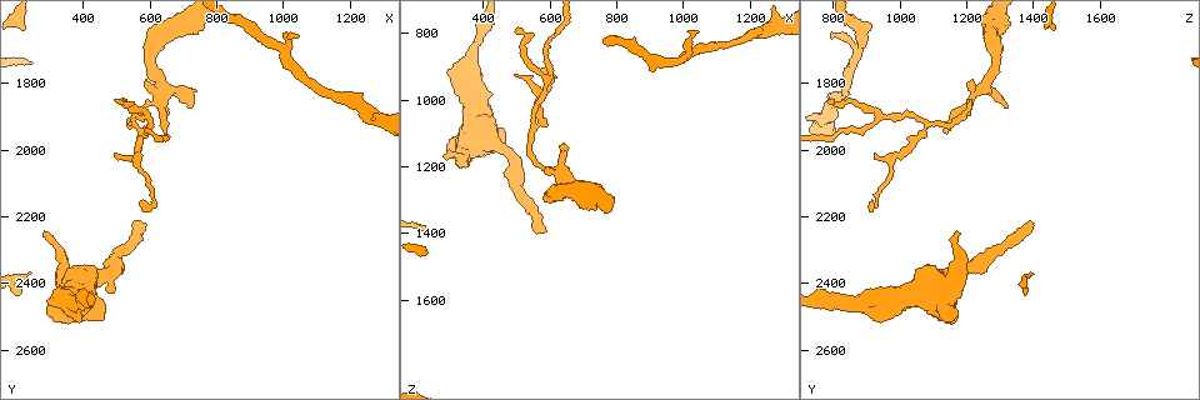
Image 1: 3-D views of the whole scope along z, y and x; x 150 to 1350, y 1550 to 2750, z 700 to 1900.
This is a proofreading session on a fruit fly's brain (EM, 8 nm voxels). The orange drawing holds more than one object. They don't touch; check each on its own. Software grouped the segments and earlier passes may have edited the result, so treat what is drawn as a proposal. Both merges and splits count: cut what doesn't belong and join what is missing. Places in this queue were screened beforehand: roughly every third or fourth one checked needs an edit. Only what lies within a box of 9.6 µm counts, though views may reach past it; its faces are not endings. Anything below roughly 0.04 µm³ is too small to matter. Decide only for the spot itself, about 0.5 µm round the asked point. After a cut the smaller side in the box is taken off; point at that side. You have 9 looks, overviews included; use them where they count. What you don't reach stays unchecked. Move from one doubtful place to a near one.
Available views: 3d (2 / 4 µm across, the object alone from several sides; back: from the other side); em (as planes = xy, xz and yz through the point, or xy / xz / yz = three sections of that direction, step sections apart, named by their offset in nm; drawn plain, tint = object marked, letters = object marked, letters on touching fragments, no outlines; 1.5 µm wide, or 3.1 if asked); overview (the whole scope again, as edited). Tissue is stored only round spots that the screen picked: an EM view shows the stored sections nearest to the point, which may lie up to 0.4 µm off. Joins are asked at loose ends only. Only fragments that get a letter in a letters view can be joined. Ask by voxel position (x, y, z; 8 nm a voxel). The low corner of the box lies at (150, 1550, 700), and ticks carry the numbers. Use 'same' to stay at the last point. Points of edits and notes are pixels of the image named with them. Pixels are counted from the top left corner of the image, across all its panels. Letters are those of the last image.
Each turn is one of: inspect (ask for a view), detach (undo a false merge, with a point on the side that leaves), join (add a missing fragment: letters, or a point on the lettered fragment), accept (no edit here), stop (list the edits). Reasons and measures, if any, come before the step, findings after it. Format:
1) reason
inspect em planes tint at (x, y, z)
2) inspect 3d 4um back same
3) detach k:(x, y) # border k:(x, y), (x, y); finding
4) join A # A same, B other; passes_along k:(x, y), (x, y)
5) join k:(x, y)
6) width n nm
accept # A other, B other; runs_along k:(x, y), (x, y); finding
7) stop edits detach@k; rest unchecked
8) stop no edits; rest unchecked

tapers out
inspect em planes letters at (500, 2000, 930)

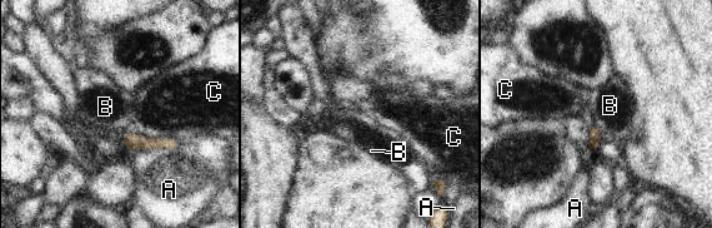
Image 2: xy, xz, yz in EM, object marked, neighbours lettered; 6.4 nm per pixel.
accept # A other, B other, C other; border 2:(130, 130), (120, 134), (125, 148); none of them fits

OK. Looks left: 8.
an open end
inspect em planes letters at (590, 2220, 1390)

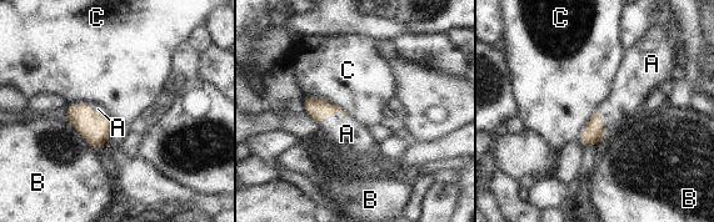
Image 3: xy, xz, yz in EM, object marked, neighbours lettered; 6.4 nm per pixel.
join A # A same, B other, C other; passes_along 3:(315, 107), (330, 114), (346, 134); it goes on there

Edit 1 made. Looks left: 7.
an open end
inspect 3d 4um at (580, 1800, 1220)

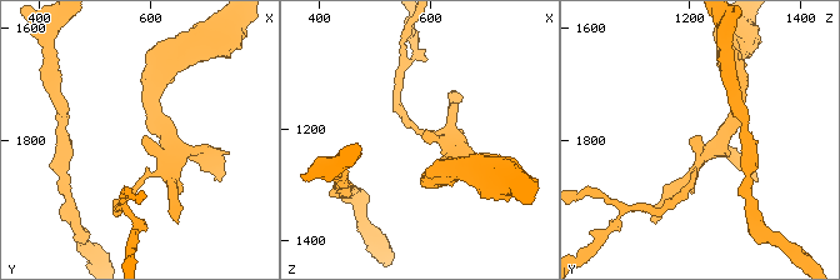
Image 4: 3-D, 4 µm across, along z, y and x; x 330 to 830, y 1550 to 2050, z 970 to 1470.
inspect em planes letters at (590, 1795, 1215)

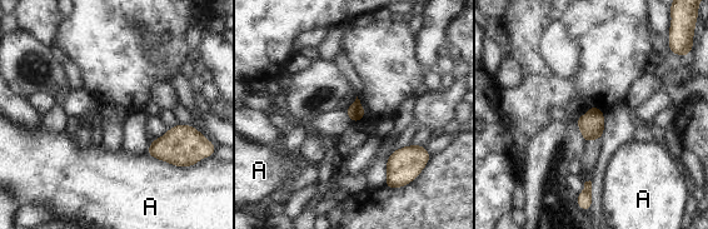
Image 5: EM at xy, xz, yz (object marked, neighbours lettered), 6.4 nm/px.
longest_contact A 240 nm
accept # A other; border 5:(146, 152), (158, 159), (179, 167); none of them fits

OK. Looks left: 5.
thin end
inspect 3d 2um at (1050, 1660, 800)

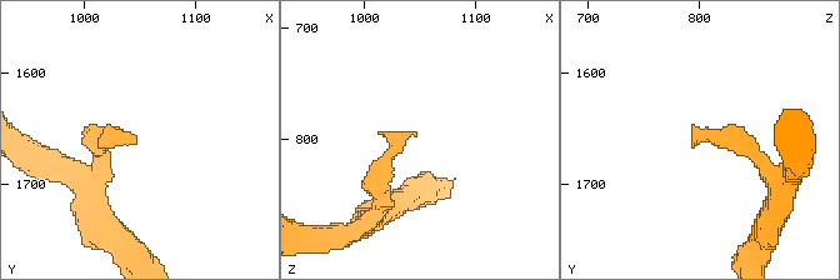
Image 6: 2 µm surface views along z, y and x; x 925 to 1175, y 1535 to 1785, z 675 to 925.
inspect em planes tint at (1048, 1662, 794)

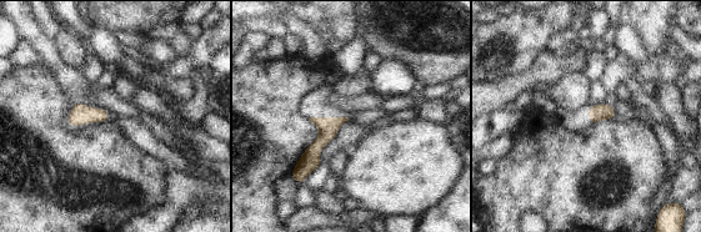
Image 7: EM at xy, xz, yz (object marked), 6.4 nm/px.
inspect em planes letters same

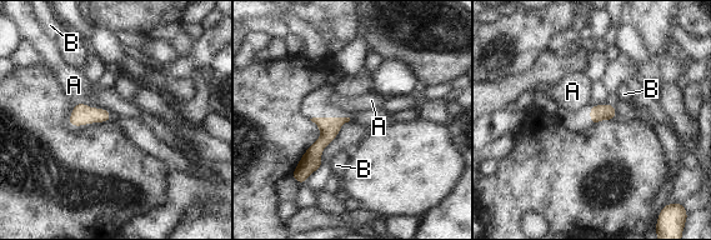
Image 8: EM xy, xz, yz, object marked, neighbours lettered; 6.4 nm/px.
accept # A other, B other; runs_along 8:(341, 120), (316, 148), (304, 175); no lettered fragment goes on from it

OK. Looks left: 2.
stop edits join@3; rest unchecked

